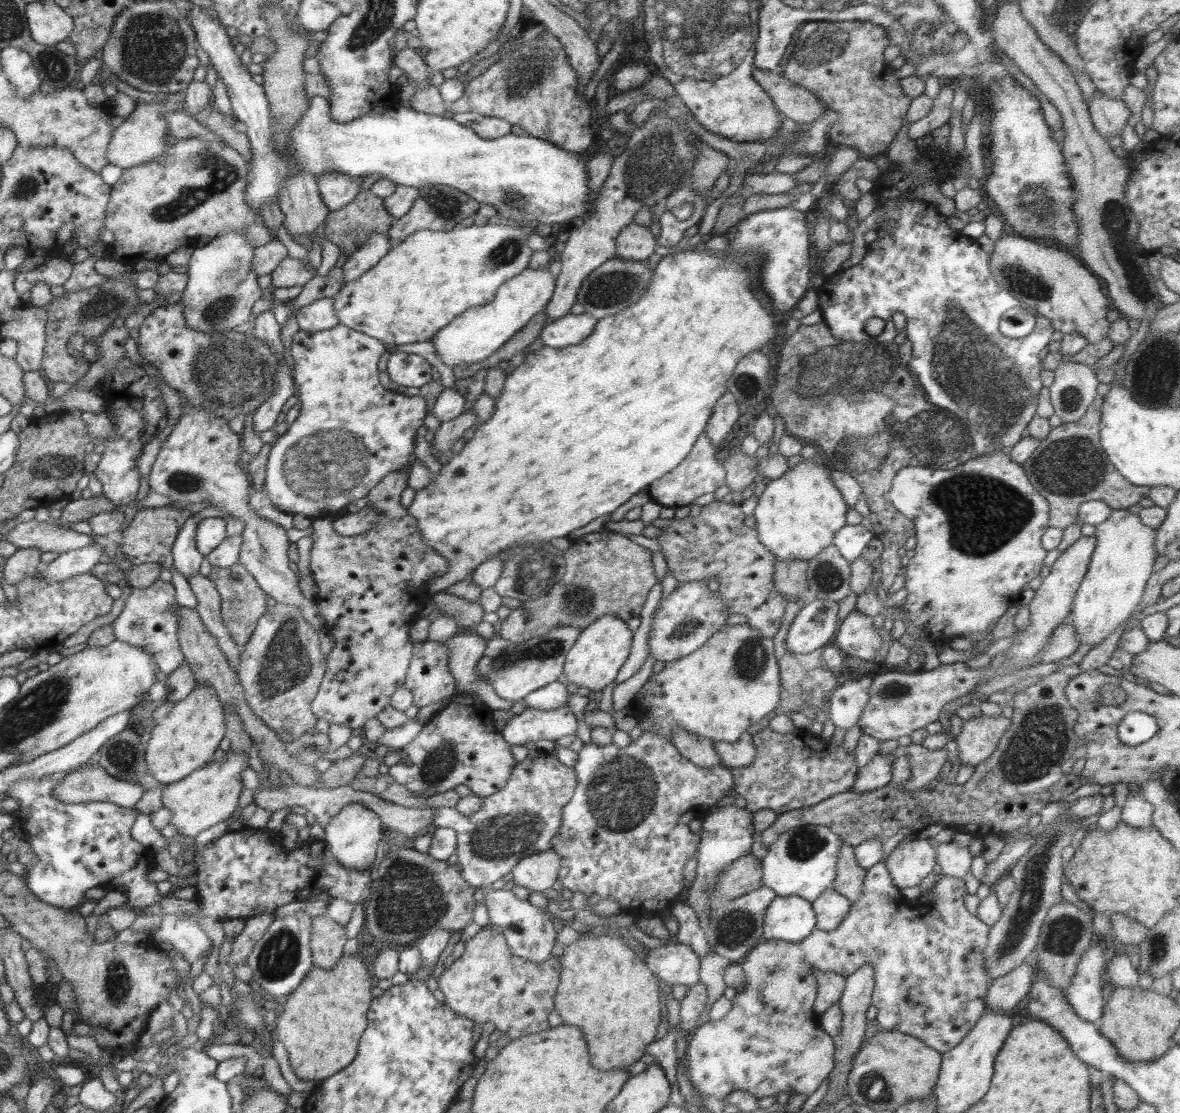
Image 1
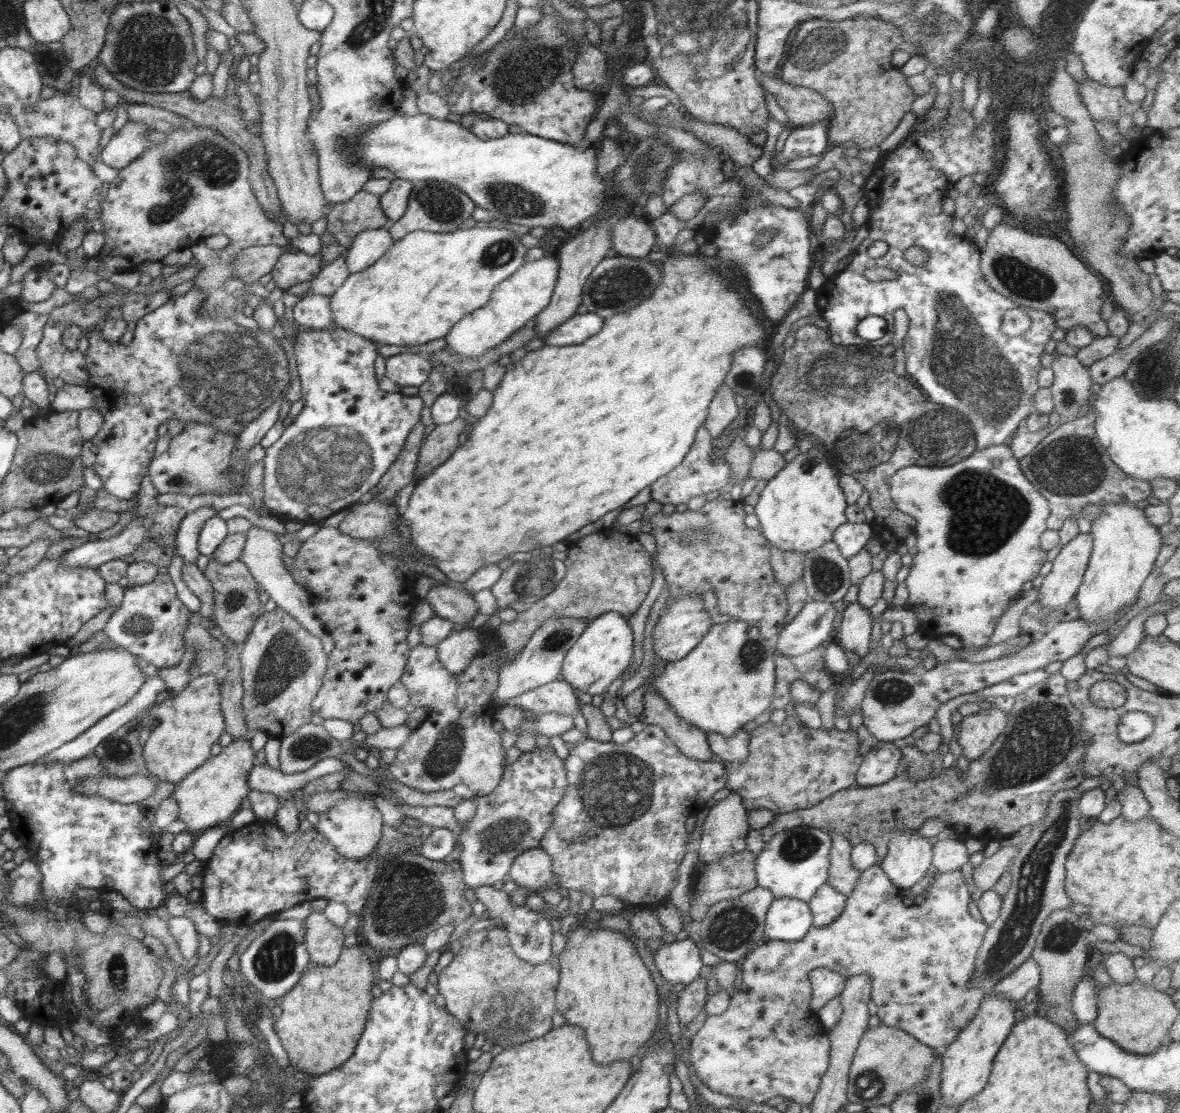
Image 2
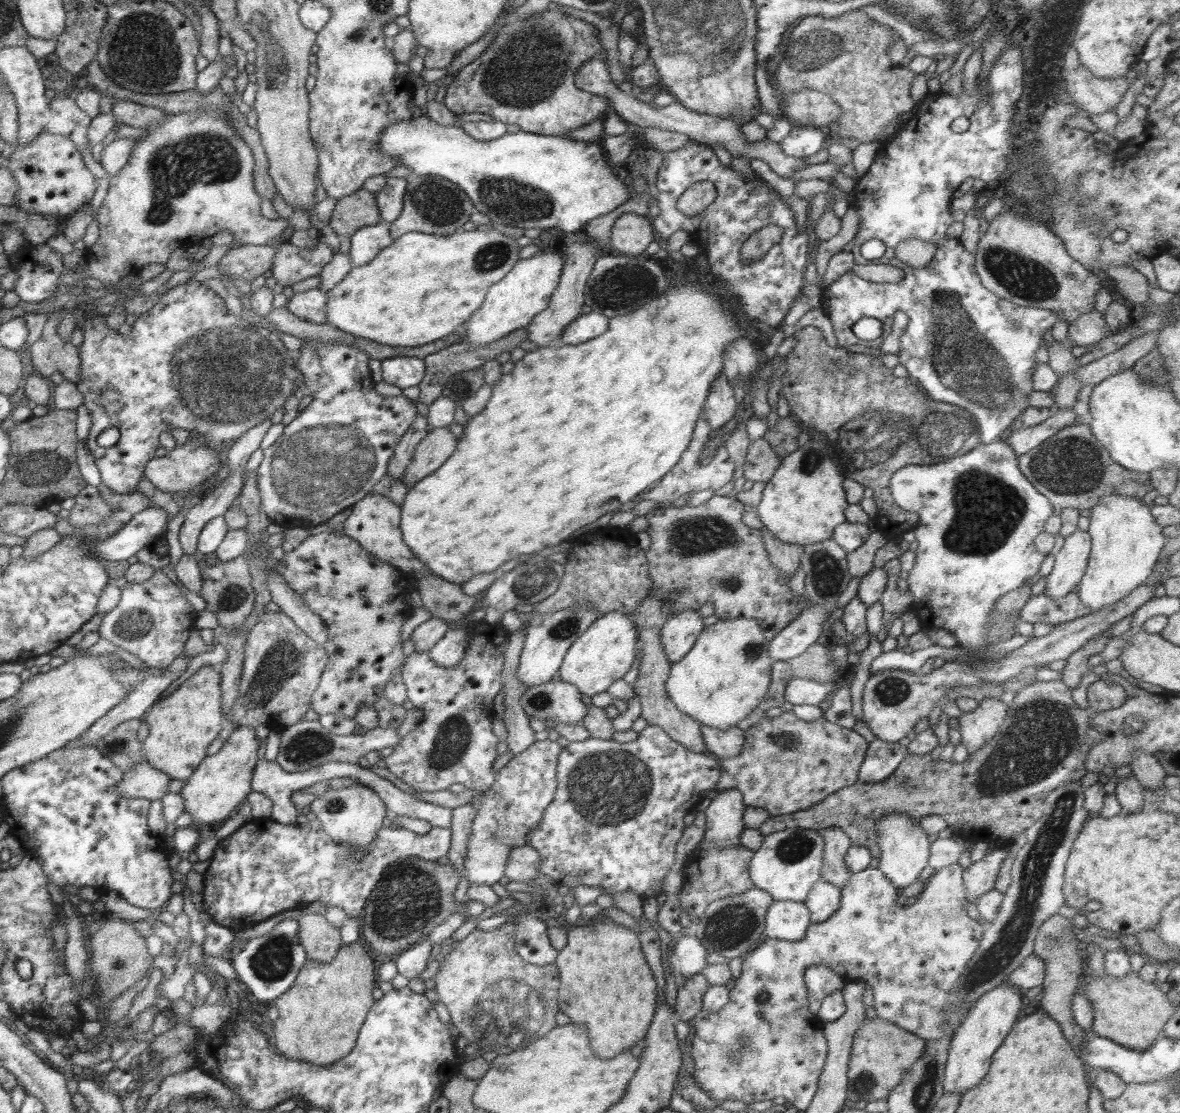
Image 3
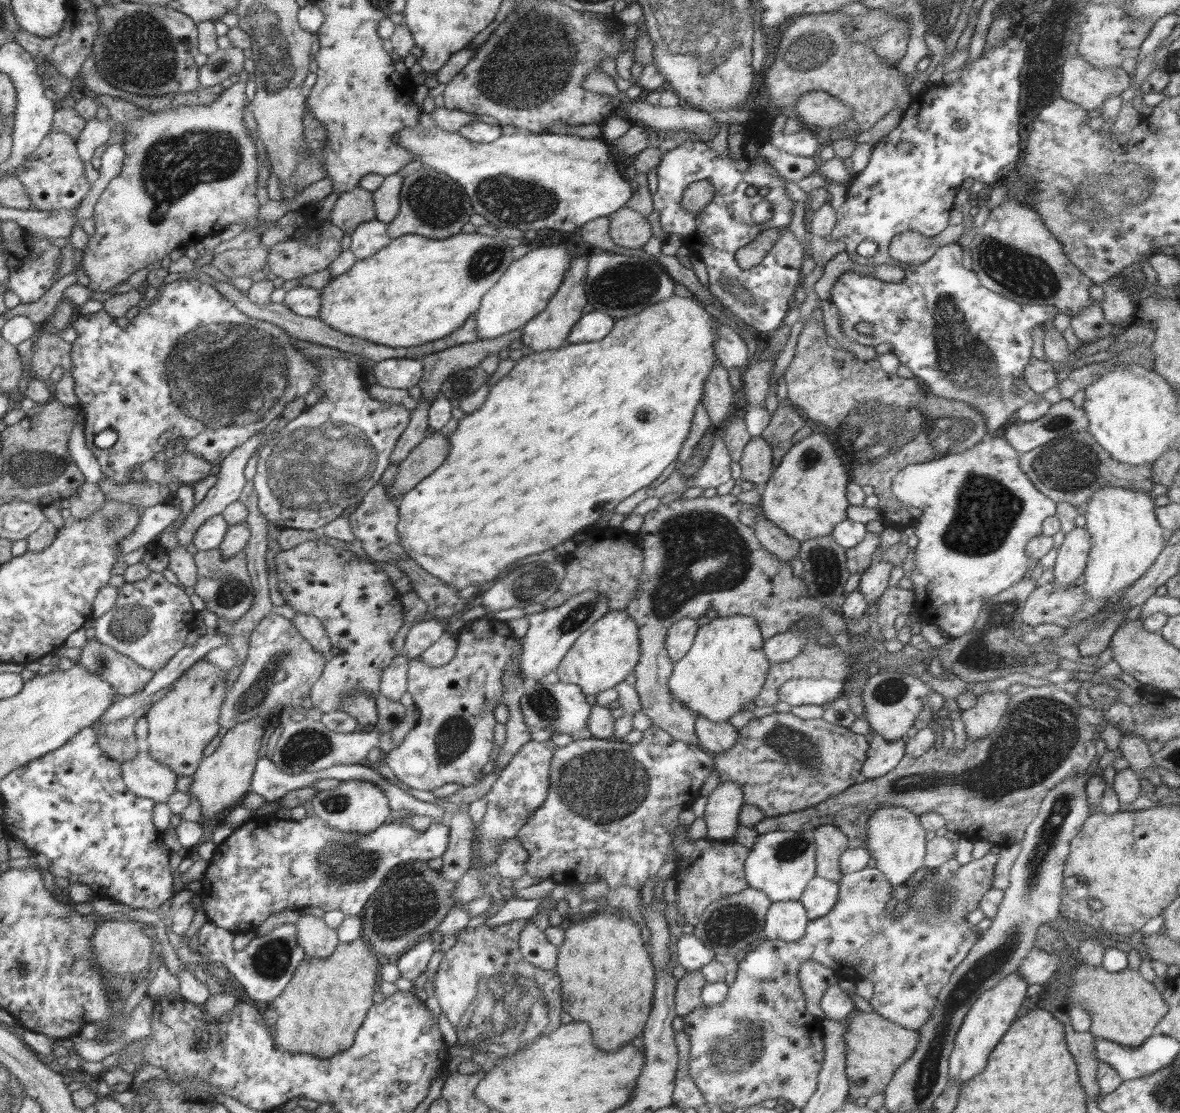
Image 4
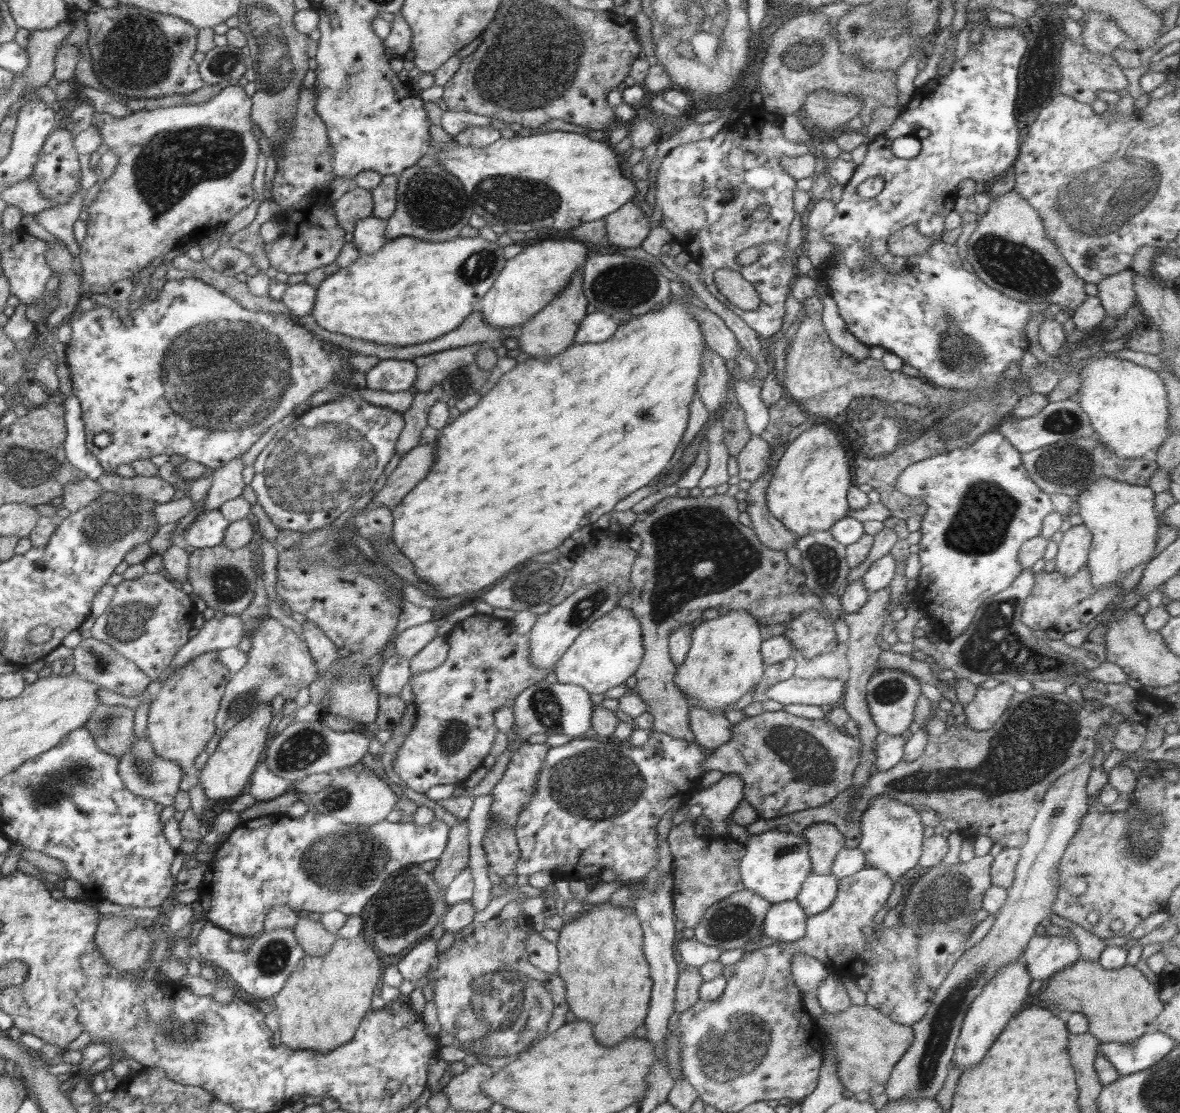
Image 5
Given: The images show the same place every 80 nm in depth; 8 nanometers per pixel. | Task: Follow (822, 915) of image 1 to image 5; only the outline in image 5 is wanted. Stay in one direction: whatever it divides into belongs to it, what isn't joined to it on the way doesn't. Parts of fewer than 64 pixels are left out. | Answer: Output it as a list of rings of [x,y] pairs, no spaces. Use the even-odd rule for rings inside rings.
[[[808,873],[796,898],[808,917],[828,909],[837,896],[838,879],[834,875]]]

